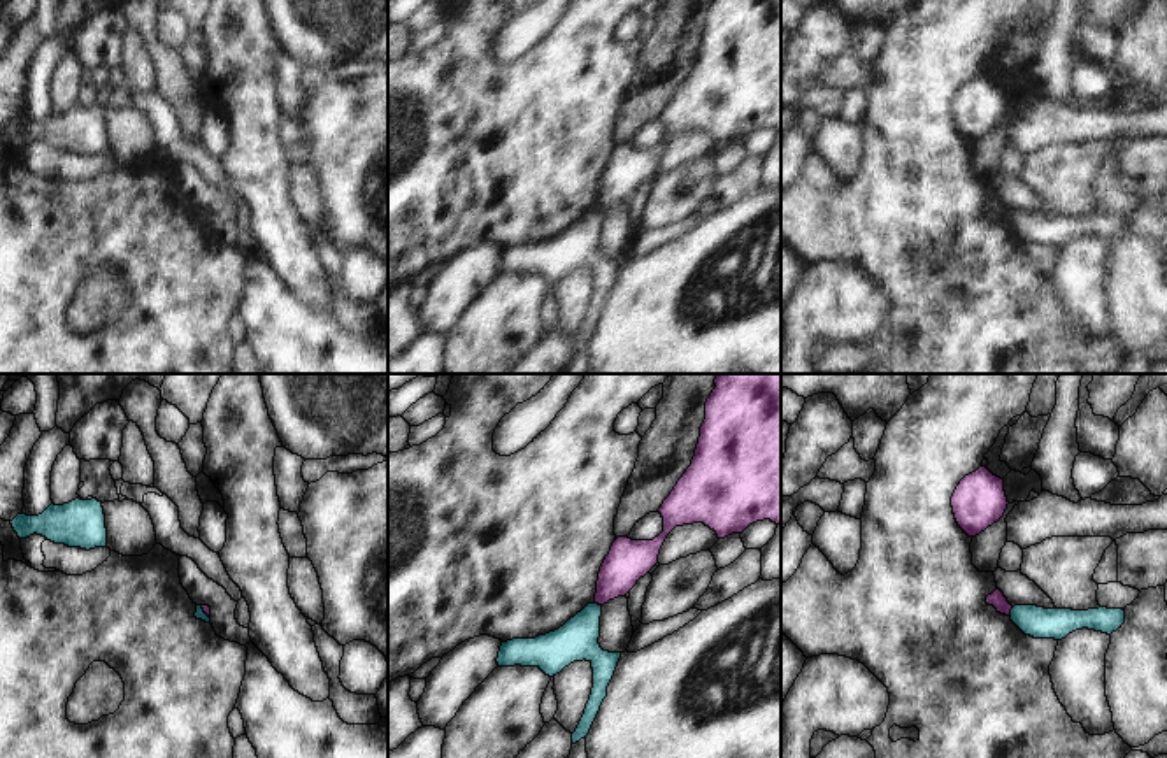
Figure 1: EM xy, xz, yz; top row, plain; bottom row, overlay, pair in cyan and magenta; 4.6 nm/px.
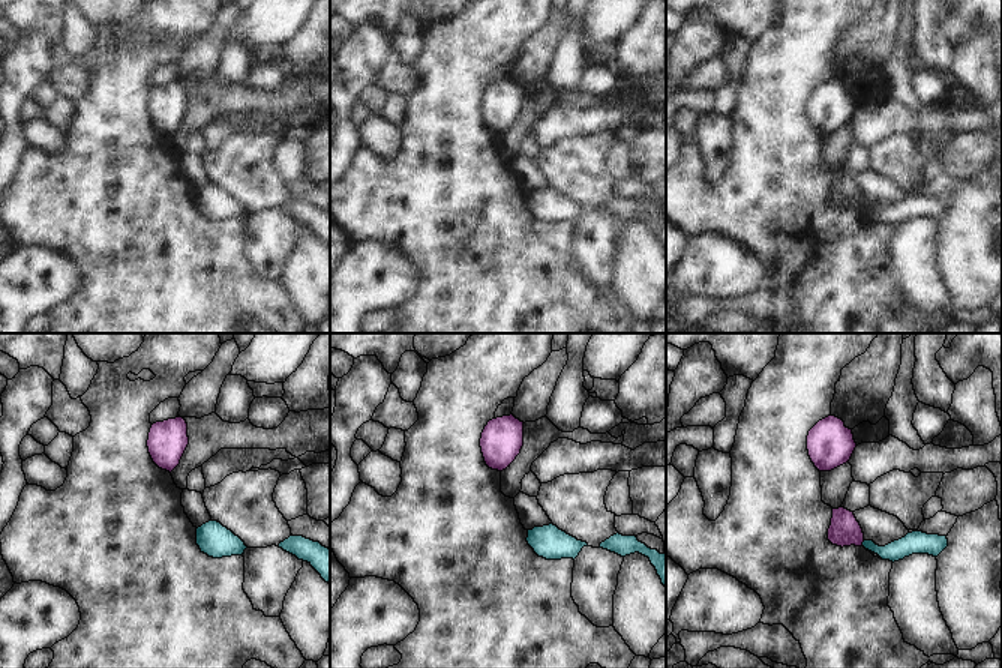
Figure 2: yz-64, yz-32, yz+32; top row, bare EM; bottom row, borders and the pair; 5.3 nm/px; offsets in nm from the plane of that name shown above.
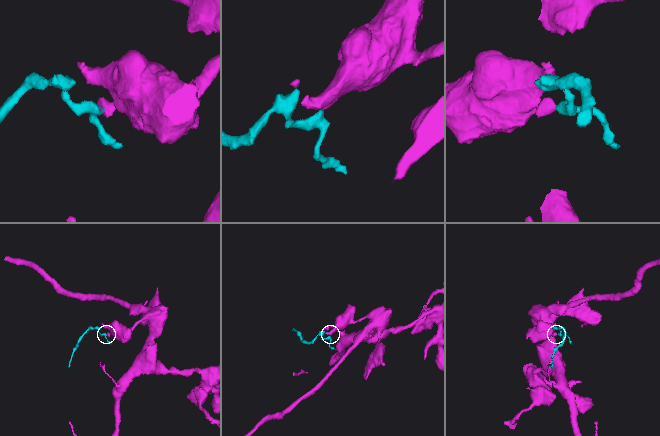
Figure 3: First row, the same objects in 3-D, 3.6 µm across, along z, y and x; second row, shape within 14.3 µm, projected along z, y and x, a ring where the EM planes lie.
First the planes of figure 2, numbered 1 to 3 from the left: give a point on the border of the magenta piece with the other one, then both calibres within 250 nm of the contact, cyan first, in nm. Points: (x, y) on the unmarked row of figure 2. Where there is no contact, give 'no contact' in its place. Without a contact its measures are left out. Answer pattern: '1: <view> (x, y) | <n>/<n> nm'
1: no contact
2: no contact
3: yz+32 (863, 206) | 110/170 nm

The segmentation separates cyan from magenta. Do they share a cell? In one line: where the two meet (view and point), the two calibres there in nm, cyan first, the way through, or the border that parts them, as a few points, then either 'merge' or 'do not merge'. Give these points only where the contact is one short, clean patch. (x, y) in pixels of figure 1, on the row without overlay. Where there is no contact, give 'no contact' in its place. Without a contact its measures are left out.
contact yz (1011, 218); calibres 140 and 70 nm; border yz (1013, 214), (1008, 221); do not merge

